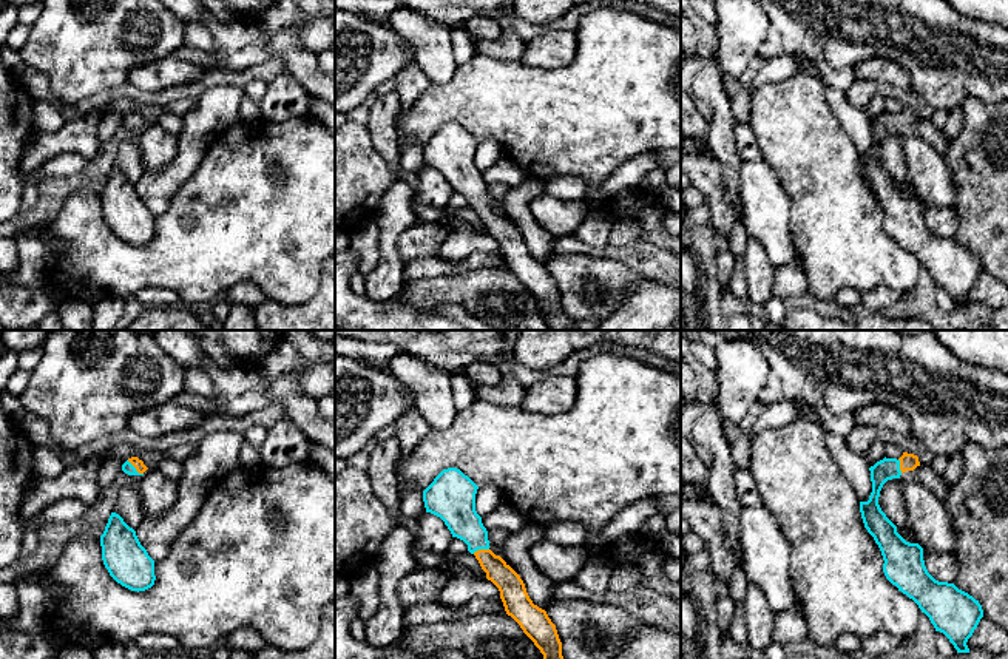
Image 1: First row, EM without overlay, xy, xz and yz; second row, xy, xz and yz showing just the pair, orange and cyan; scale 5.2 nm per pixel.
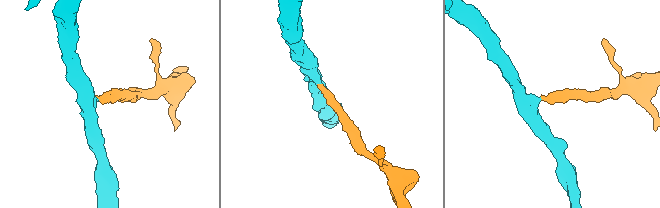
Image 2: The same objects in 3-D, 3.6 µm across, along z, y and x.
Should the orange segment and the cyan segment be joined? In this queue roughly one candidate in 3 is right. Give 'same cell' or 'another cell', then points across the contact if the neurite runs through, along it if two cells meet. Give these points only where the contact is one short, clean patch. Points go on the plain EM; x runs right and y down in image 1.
same cell

